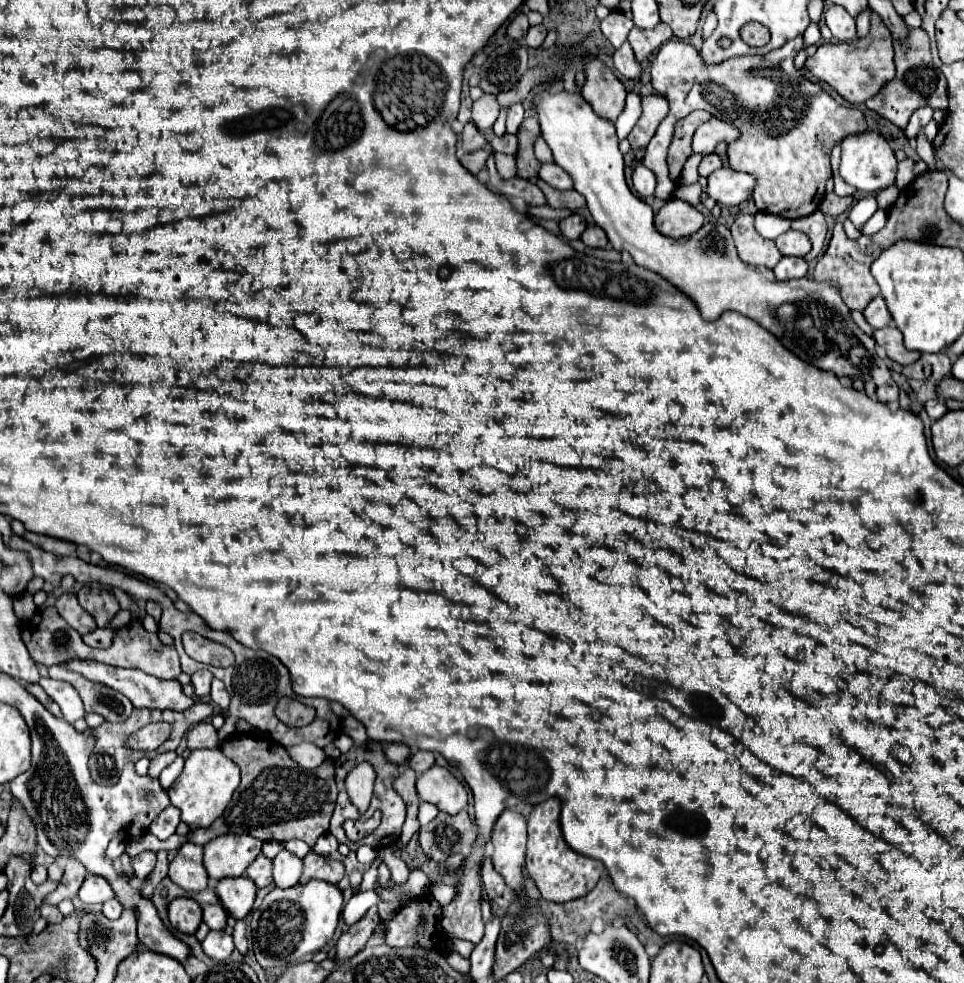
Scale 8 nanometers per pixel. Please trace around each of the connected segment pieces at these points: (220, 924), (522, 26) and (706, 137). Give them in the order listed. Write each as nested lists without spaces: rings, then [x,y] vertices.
[[[221,903],[205,905],[203,907],[203,923],[209,925],[209,929],[225,929],[227,925],[227,911]]]
[[[519,13],[519,15],[517,15],[517,17],[515,17],[511,23],[509,23],[509,27],[507,27],[507,35],[509,35],[511,39],[521,39],[521,37],[525,37],[527,29],[529,29],[527,15]]]
[[[717,117],[709,119],[707,123],[703,123],[695,135],[693,135],[693,153],[701,153],[701,155],[709,155],[715,151],[715,145],[719,141],[725,143],[733,143],[739,137],[739,131],[735,127],[731,127],[727,121],[721,121]]]

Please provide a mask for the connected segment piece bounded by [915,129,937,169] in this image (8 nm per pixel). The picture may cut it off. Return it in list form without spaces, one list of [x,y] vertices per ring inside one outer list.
[[[923,129],[917,133],[917,155],[929,165],[929,169],[937,169],[935,167],[935,157],[933,157],[933,149],[931,149],[931,143],[923,137]]]

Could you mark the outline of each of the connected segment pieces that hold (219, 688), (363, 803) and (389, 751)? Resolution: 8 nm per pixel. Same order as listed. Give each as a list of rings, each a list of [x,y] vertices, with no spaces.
[[[213,677],[213,681],[211,681],[211,693],[209,695],[211,695],[213,705],[217,705],[219,709],[227,709],[229,707],[229,693],[225,691],[223,681],[219,681],[219,679]]]
[[[369,763],[357,765],[345,779],[347,793],[361,813],[365,813],[365,809],[369,807],[373,795],[373,781],[375,781],[375,771]]]
[[[389,743],[385,745],[385,755],[389,761],[397,763],[397,765],[403,765],[407,761],[407,757],[411,755],[411,749],[407,745],[401,745],[401,743]]]

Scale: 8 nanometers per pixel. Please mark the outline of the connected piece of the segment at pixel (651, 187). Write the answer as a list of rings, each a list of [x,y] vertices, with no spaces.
[[[639,163],[635,169],[633,169],[633,189],[641,195],[641,197],[647,197],[647,195],[653,195],[655,191],[655,175],[643,165]]]

